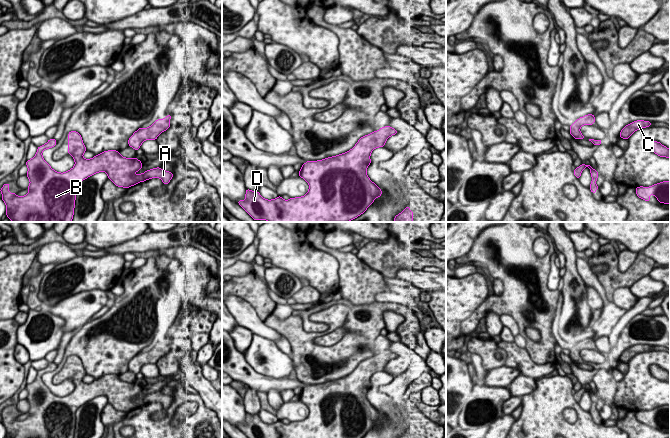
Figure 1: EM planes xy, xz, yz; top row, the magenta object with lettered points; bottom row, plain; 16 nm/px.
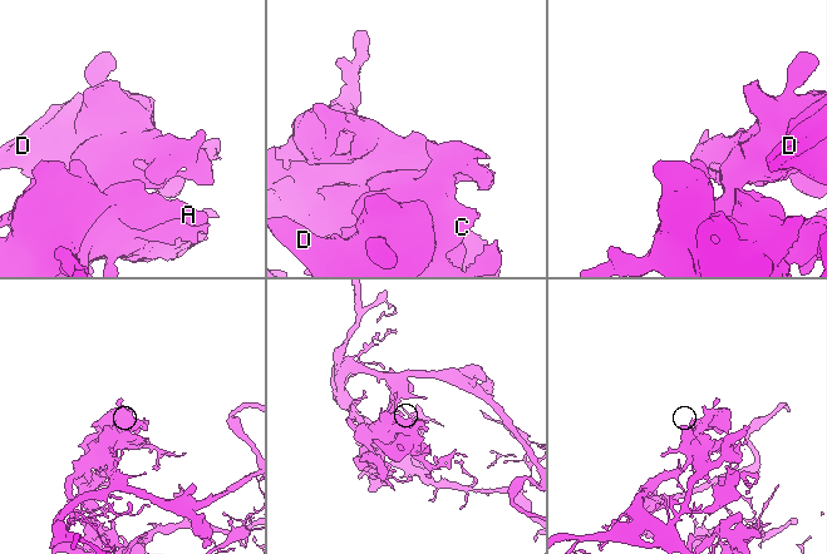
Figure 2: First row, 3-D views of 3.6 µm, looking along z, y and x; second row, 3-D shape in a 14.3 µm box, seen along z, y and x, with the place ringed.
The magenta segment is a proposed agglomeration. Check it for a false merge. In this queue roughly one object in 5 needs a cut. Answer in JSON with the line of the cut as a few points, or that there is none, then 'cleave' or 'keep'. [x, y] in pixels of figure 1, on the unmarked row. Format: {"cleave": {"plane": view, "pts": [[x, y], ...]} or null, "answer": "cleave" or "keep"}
{"cleave": null, "answer": "keep"}

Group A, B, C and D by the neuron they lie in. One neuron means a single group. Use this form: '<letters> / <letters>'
A B C D

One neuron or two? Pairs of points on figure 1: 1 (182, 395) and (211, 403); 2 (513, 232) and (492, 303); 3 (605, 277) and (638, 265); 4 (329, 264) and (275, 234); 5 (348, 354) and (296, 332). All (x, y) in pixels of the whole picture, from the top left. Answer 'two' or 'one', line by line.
1: two
2: one
3: one
4: one
5: one

